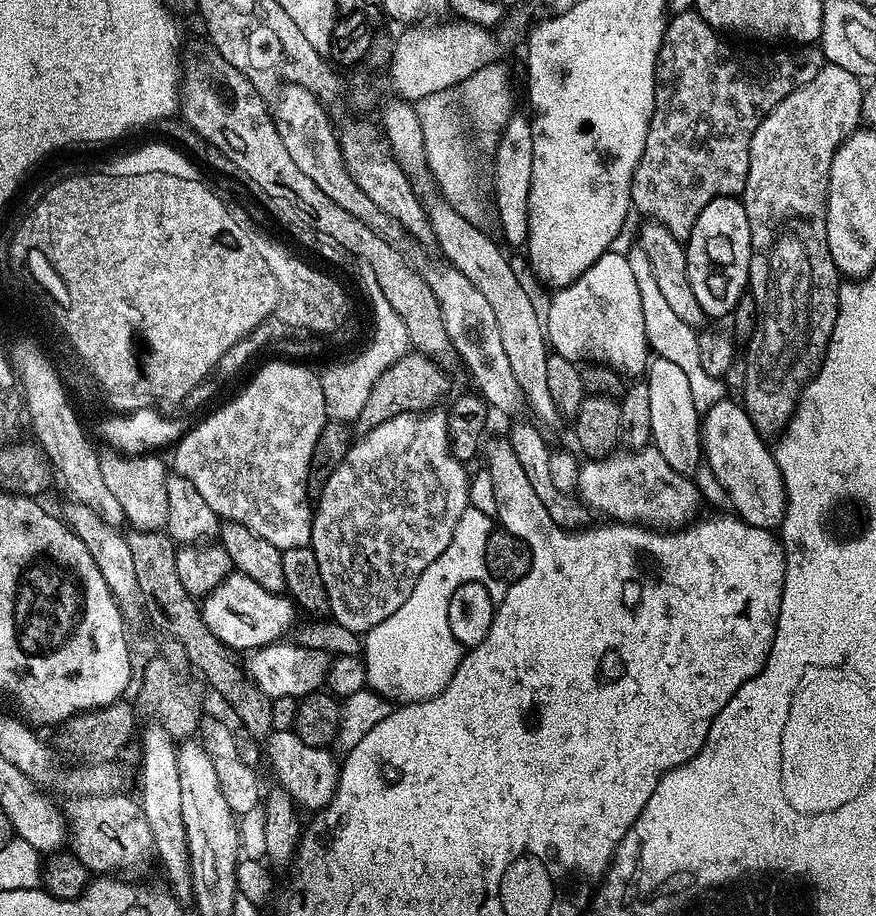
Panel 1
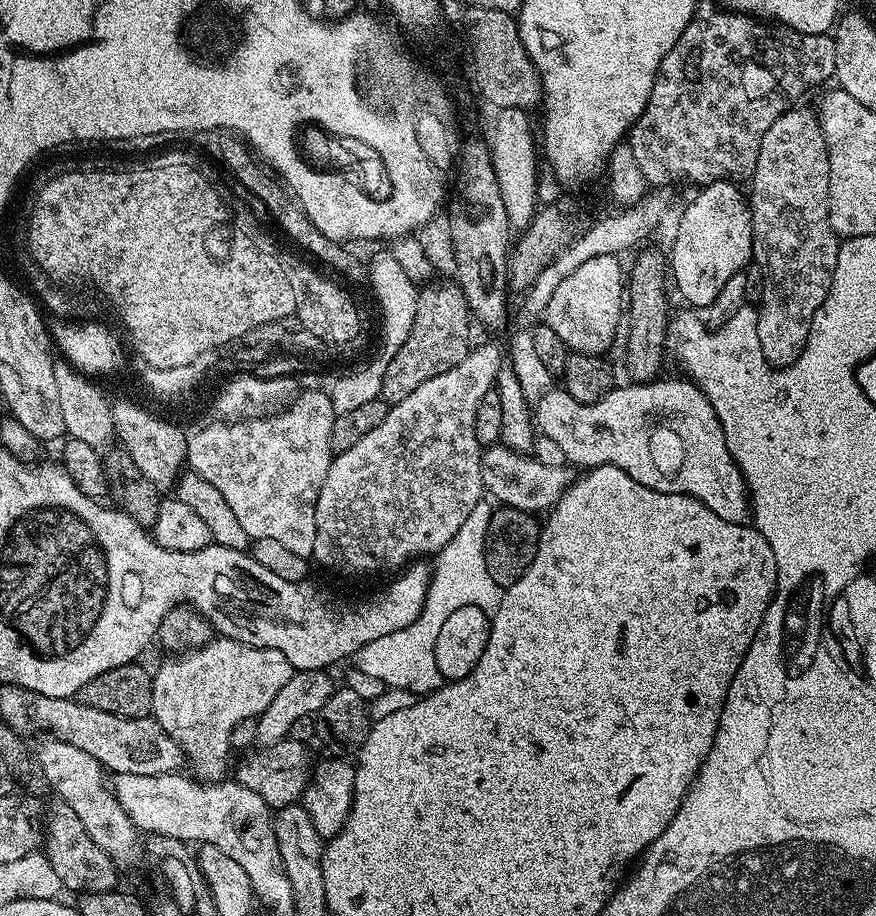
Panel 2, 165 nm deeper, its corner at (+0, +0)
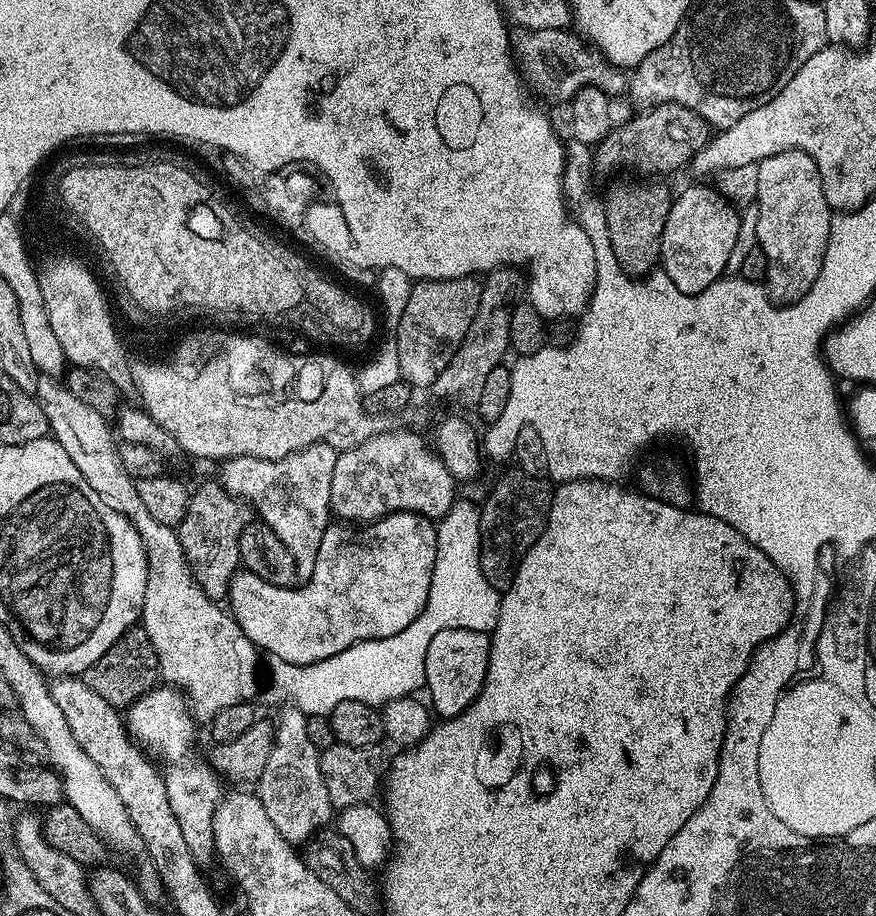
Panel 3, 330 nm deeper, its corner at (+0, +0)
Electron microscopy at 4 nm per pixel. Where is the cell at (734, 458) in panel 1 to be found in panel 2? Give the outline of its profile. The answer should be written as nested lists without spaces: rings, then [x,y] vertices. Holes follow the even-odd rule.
[[[657,378],[646,384],[628,382],[625,388],[613,386],[591,406],[576,402],[563,387],[552,386],[535,401],[534,424],[539,435],[559,445],[569,465],[581,464],[584,470],[603,464],[618,466],[618,470],[630,474],[634,482],[650,490],[692,496],[714,510],[718,518],[726,518],[726,522],[735,524],[745,523],[750,516],[750,493],[744,475],[740,473],[735,458],[726,446],[718,414],[714,414],[714,406],[710,406],[706,394],[702,394],[700,388],[687,378],[679,379]]]

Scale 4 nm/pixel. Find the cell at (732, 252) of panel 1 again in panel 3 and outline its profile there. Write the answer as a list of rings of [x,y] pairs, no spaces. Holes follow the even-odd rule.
[[[696,184],[677,195],[672,202],[672,209],[666,218],[666,226],[662,230],[662,246],[660,247],[660,264],[662,271],[686,294],[694,294],[706,290],[715,280],[725,275],[726,262],[729,261],[734,242],[738,241],[741,213],[731,201],[727,200],[715,187],[703,188]]]

